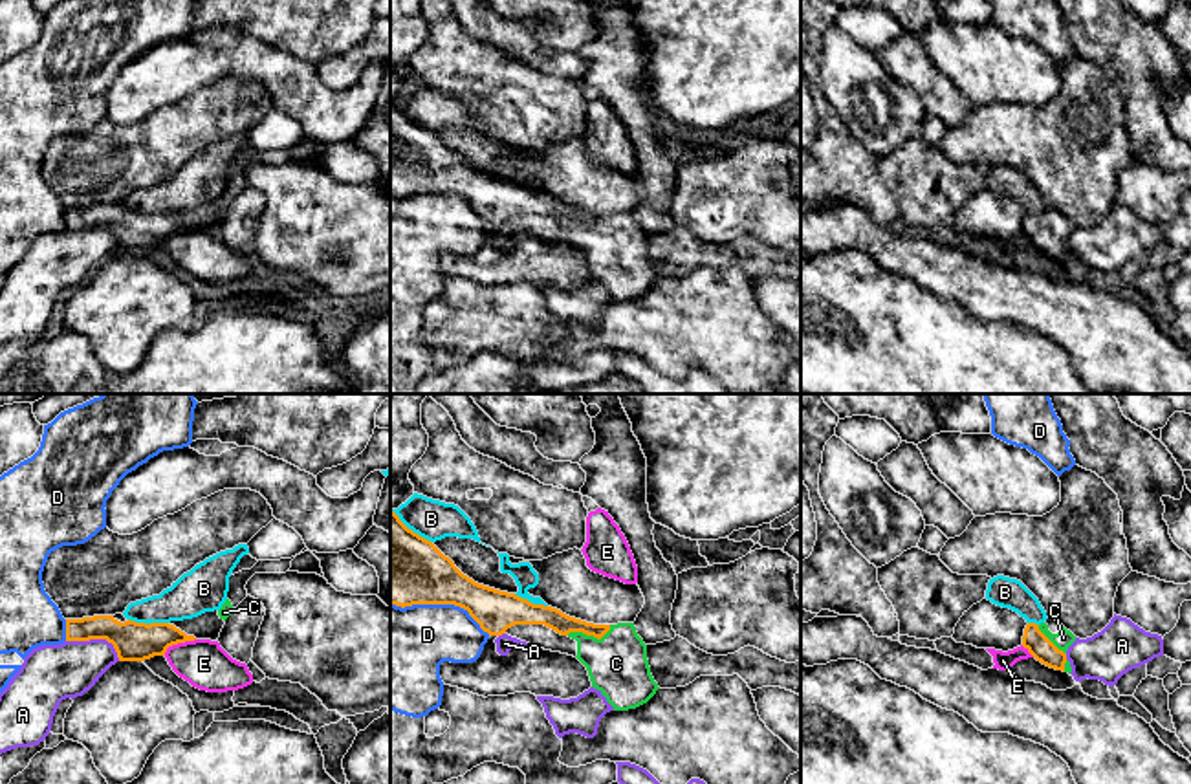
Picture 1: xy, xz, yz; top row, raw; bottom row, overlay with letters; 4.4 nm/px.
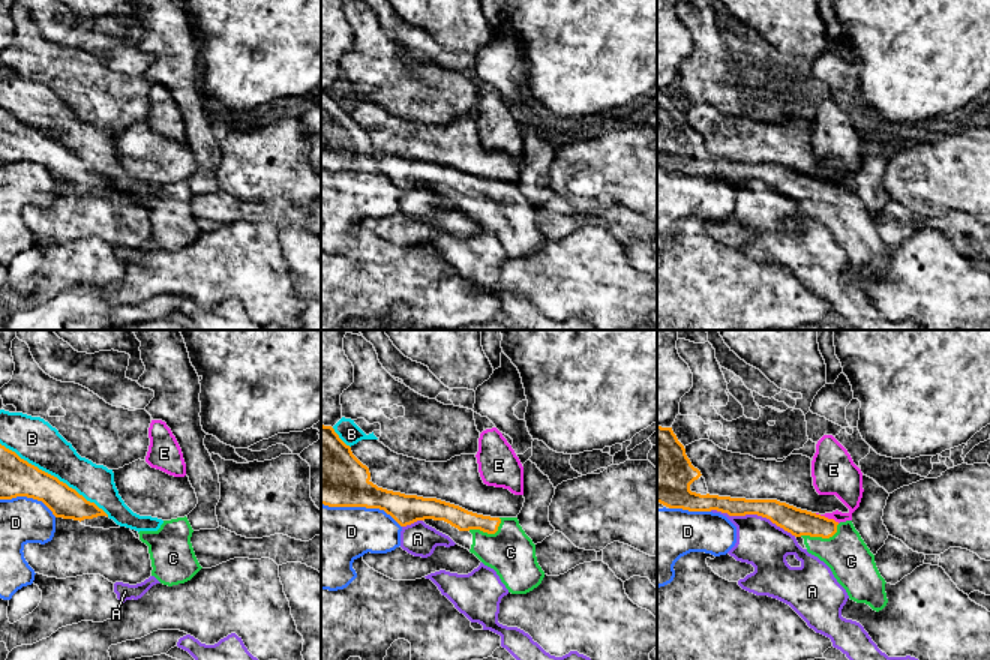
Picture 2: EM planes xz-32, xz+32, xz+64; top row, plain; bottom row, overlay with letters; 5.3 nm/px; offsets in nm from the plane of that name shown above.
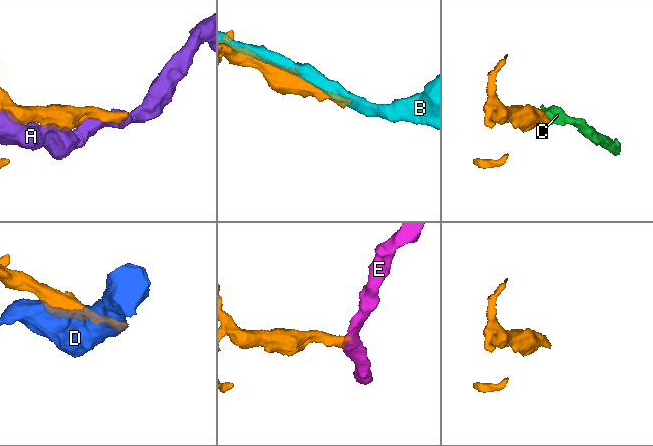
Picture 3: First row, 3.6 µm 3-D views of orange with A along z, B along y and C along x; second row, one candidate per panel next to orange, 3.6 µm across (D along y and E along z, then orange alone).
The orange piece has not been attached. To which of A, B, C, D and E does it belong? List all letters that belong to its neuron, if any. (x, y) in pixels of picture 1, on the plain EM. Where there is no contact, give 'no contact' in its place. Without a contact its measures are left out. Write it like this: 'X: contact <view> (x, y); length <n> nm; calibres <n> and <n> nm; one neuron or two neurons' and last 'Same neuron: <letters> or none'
A: contact xy (98, 228); length 260 nm; calibres 180 and 260 nm; two neurons
B: contact xy (151, 213); length 180 nm; calibres 180 and 190 nm; two neurons
C: contact xz (589, 224); length 200 nm; calibres 100 and 260 nm; one neuron
D: contact xz (442, 193); length 460 nm; calibres 340 and 340 nm; two neurons
E: contact xy (178, 231); length 160 nm; calibres 180 and 220 nm; two neurons
Same neuron: C

